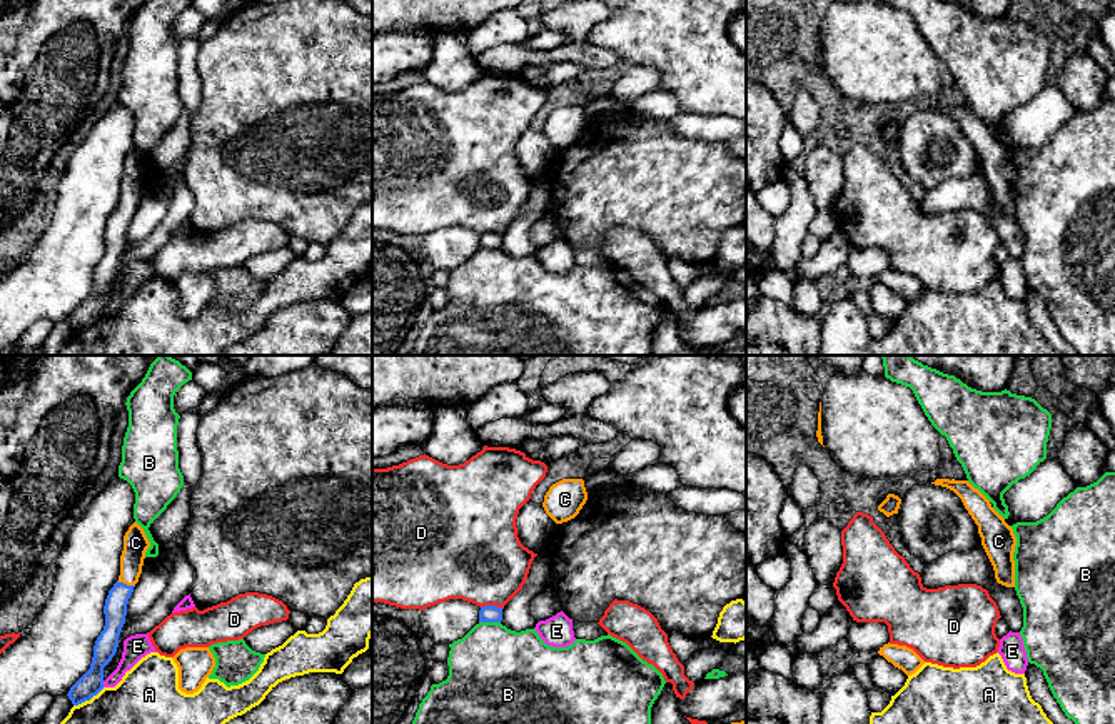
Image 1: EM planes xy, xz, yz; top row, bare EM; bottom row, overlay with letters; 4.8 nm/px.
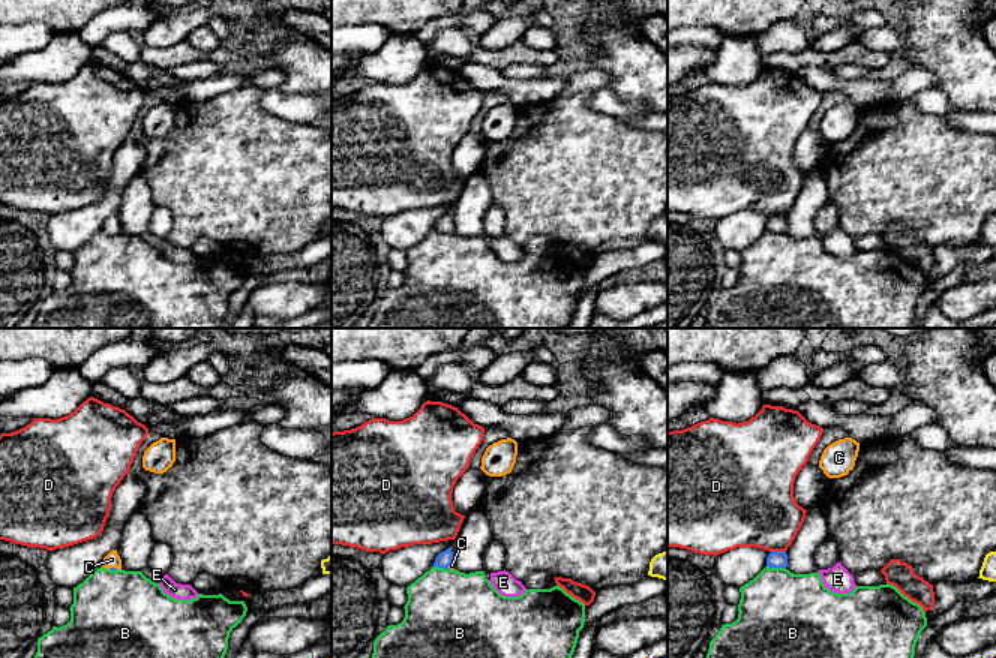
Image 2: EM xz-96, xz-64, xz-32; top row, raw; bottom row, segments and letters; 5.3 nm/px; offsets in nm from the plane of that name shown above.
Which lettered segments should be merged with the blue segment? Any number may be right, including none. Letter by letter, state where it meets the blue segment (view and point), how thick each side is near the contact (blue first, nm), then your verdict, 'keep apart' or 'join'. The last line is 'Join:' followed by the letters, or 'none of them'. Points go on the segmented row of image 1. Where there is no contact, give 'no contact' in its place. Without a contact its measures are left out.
A: xy (89, 699) | 110/260 nm | keep apart
B: xz (489, 621) | 80/440 nm | keep apart
C: xy (126, 584) | 110/120 nm | join
D: xz (493, 606) | 80/440 nm | keep apart
E: xy (102, 684) | 110/120 nm | keep apart
Join: C

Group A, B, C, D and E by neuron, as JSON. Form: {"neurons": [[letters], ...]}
{"neurons": [["A"], ["B"], ["C"], ["D"], ["E"]]}

